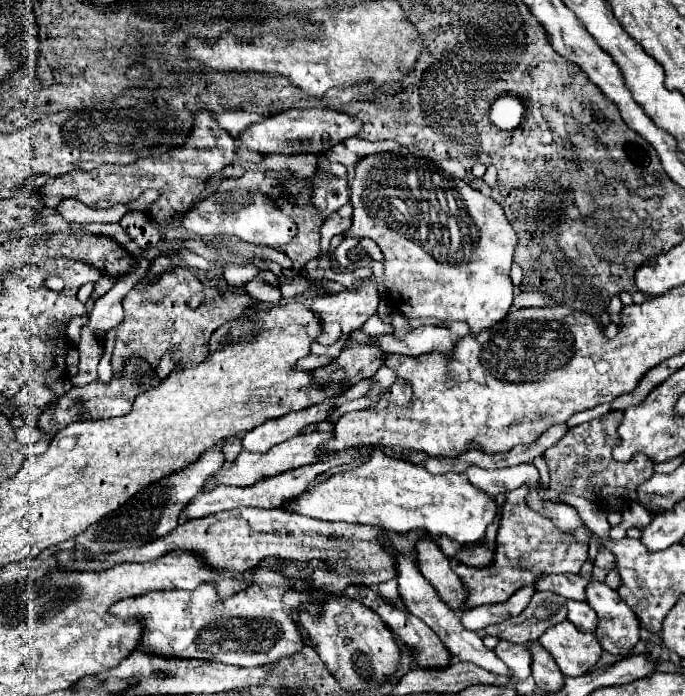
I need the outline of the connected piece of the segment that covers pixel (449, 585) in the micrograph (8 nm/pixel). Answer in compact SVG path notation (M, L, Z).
M427 538L421 540L417 544L417 564L419 564L419 572L423 574L423 578L427 578L427 582L431 582L431 586L435 588L435 592L439 594L439 598L443 598L443 602L447 602L447 606L451 606L451 610L465 610L465 598L467 598L467 590L461 582L461 578L453 572L451 562L447 558L443 558L441 550L437 544L429 542Z

